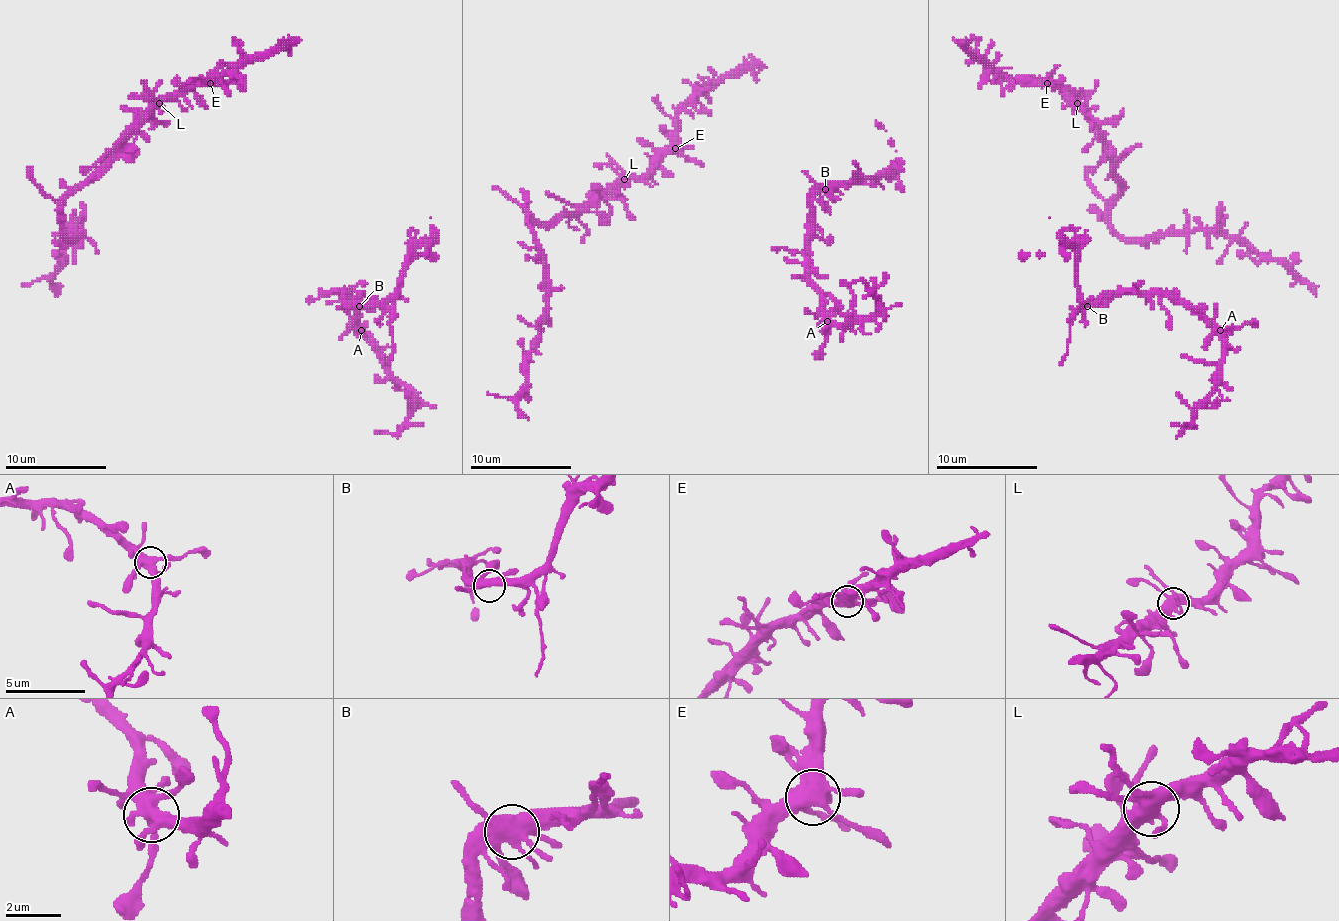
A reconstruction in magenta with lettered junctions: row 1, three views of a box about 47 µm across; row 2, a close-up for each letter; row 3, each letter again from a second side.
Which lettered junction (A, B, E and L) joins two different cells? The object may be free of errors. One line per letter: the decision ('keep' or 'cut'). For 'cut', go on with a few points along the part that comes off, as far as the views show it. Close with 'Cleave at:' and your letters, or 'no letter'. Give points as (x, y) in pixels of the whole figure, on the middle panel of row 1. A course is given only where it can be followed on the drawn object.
A: keep
B: keep
E: keep
L: keep
Cleave at: no letter

